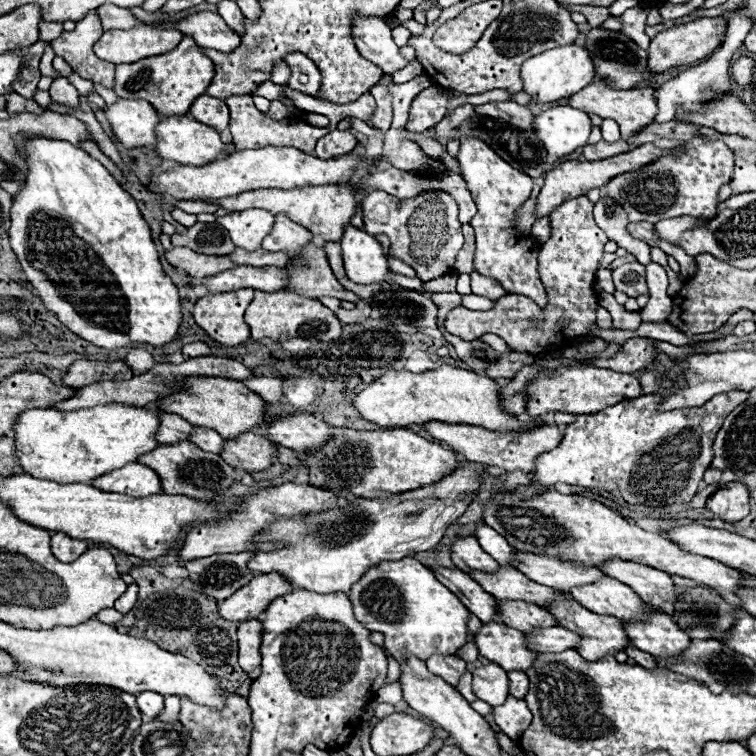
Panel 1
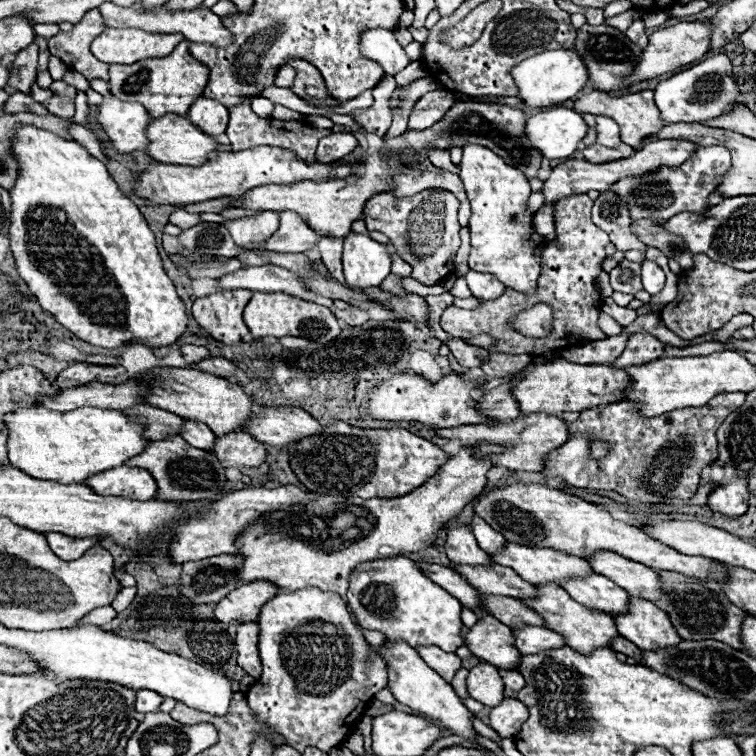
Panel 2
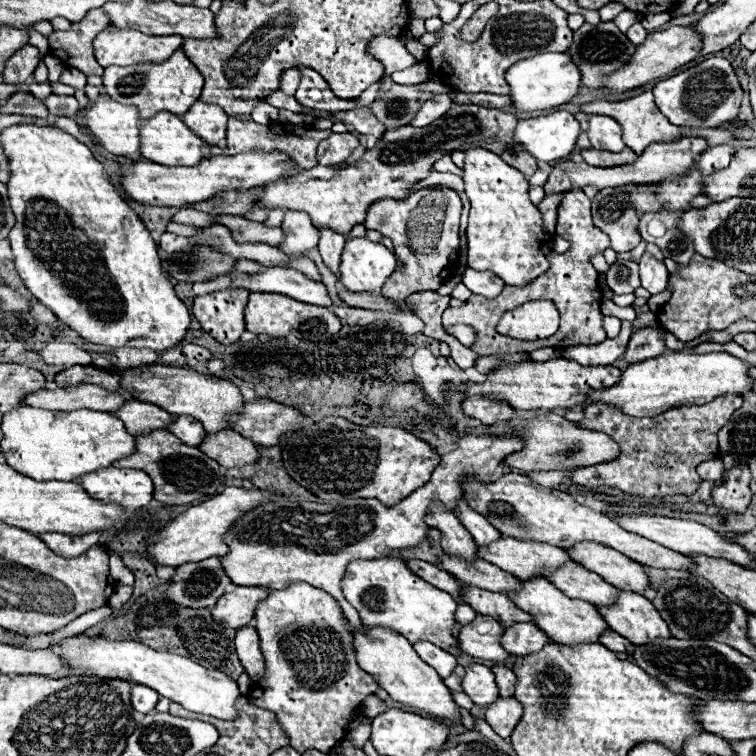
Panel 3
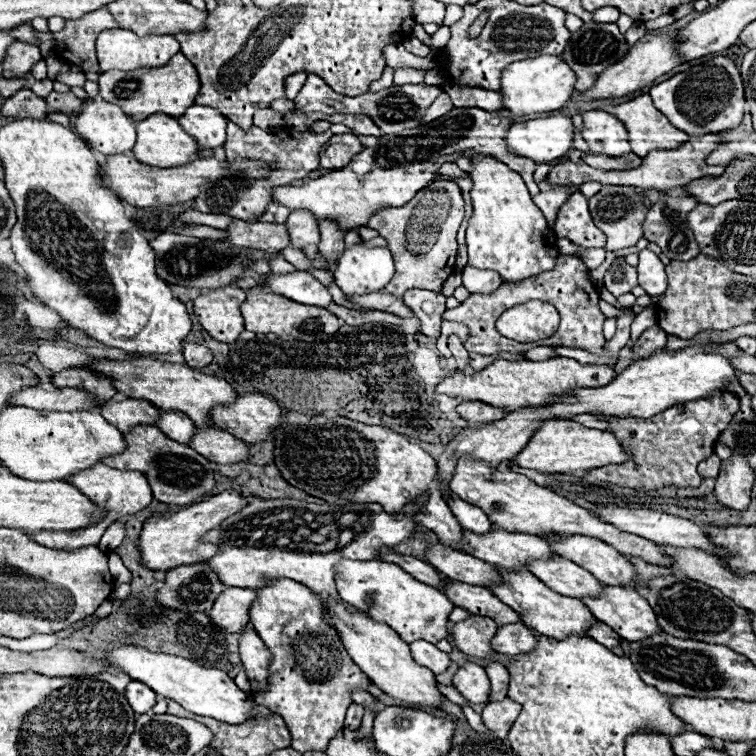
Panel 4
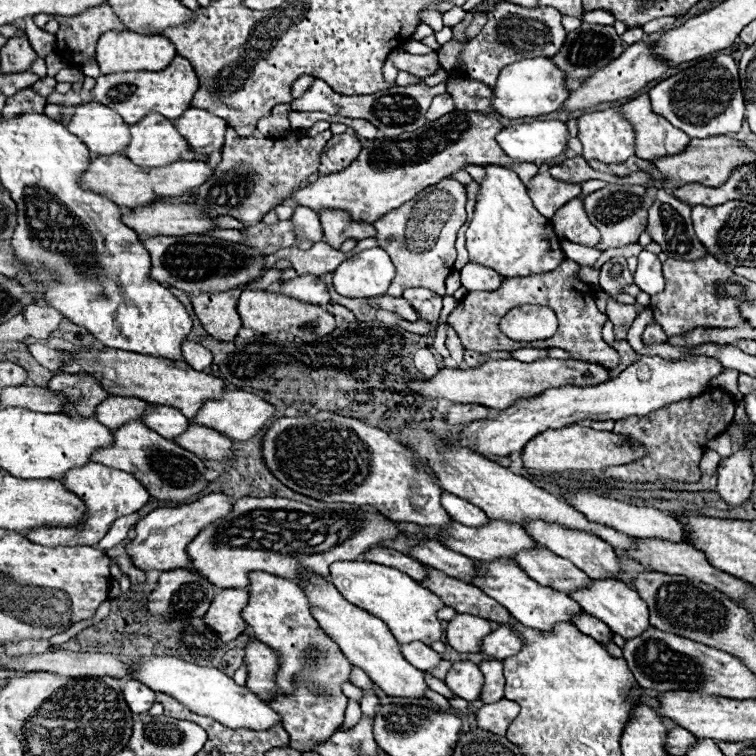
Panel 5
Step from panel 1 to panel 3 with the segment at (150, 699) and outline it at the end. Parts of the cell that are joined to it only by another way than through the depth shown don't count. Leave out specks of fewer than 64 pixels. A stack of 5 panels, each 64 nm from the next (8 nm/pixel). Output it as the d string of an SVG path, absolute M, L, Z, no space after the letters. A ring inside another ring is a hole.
M136 684L132 686L132 706L136 712L142 712L142 714L152 712L158 700L160 700L160 694L156 694L152 688L136 686Z

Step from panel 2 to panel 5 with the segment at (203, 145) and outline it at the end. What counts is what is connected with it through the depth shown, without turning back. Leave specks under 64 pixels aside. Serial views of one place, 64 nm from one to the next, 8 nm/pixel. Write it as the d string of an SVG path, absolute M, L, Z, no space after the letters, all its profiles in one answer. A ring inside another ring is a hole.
M148 114L132 128L132 140L124 150L134 164L144 168L160 168L180 160L182 152L190 150L190 144L176 130L172 120L162 114Z

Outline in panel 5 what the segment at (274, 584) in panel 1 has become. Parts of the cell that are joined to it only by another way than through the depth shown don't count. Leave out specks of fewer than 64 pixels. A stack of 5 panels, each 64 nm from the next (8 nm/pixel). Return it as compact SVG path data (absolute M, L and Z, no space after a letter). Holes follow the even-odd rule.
M238 588L220 590L216 594L216 598L212 600L210 610L204 616L204 622L216 634L220 634L220 638L224 642L234 640L246 628L246 622L240 614L242 614L244 606L248 604L248 598L250 598L248 590L238 590Z

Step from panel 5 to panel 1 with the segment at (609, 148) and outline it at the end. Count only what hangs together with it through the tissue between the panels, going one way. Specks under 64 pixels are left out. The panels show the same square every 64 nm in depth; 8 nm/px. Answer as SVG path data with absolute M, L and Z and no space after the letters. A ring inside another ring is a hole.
M606 118L600 128L602 128L602 140L604 142L616 142L616 140L620 140L620 130L618 130L618 124L614 120Z

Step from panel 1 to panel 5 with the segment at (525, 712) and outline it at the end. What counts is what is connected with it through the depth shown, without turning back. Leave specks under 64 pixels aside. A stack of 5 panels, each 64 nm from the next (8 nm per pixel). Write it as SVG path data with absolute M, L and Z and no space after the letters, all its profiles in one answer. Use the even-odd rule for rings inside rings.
M502 698L500 702L484 704L476 712L476 722L478 722L480 728L484 728L488 732L504 736L506 730L508 730L508 726L512 724L512 720L516 718L518 712L520 712L520 706L516 702Z

